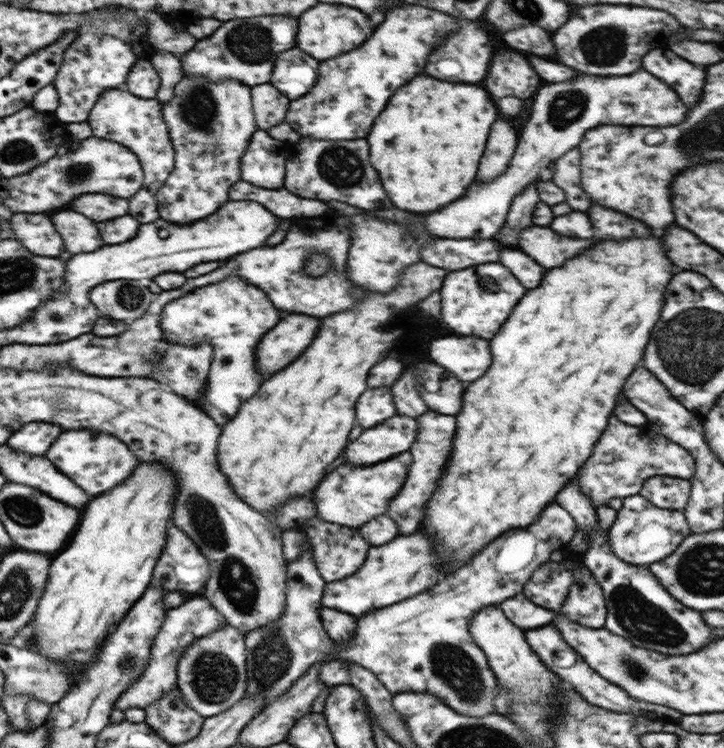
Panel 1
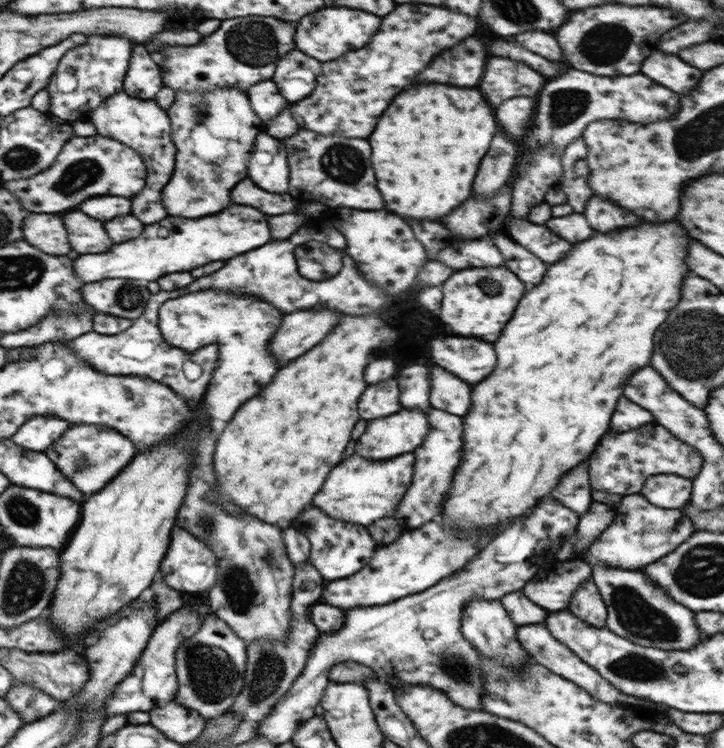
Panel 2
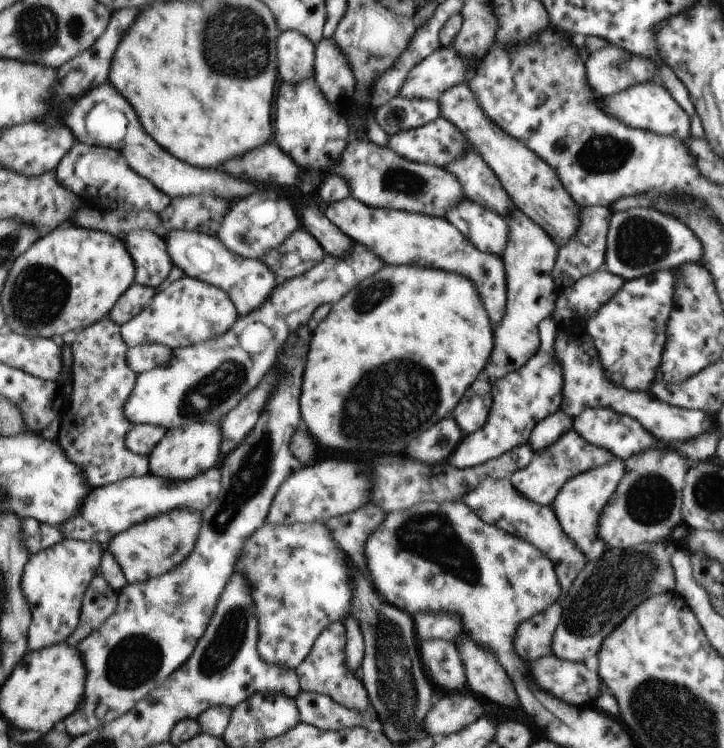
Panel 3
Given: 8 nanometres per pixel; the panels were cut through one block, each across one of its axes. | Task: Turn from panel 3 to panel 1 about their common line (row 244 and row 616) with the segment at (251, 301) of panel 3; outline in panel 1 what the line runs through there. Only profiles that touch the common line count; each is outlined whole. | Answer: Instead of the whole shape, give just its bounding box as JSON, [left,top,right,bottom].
[114,597,226,711]

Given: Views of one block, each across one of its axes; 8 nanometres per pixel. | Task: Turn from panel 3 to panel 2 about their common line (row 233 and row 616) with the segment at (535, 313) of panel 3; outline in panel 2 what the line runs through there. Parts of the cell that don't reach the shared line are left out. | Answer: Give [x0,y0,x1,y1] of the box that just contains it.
[499,591,548,626]

